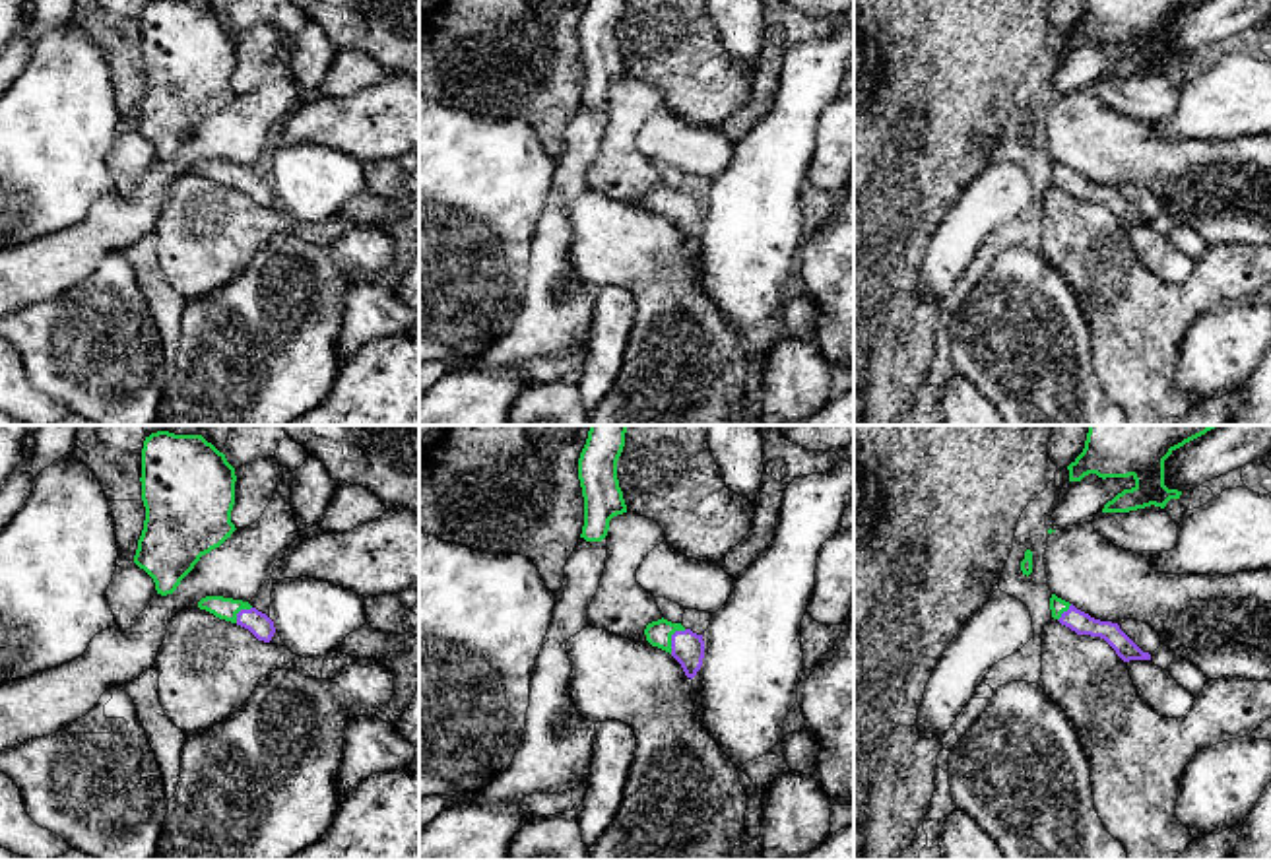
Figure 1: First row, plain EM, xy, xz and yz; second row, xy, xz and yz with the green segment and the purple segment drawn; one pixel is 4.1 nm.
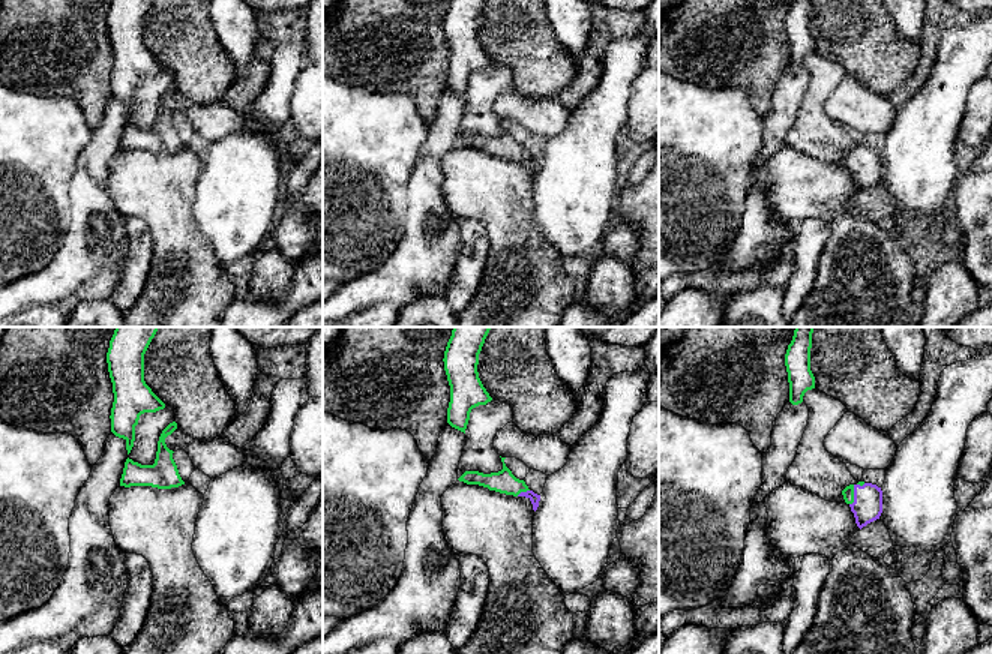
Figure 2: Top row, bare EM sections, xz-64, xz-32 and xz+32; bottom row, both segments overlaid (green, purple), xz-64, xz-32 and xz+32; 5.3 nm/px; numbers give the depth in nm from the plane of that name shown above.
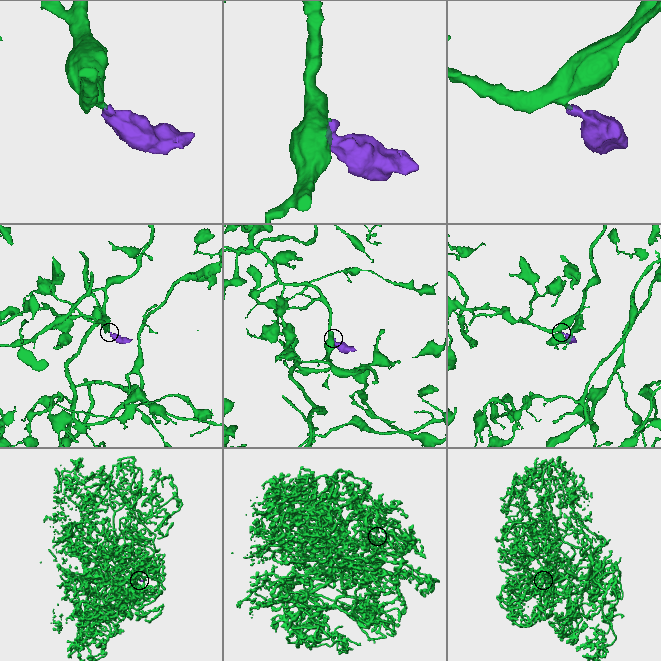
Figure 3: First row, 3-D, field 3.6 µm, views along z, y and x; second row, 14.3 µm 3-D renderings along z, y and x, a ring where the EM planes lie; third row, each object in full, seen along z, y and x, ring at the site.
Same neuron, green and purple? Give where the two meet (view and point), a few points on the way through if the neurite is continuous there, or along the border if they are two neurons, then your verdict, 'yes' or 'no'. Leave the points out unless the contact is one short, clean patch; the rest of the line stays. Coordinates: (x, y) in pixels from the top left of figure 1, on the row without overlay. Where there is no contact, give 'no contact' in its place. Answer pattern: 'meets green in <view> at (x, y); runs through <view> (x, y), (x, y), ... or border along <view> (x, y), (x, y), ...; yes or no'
meets green in xz at (670, 202); runs through xz (658, 198), (670, 202), (687, 212); yes

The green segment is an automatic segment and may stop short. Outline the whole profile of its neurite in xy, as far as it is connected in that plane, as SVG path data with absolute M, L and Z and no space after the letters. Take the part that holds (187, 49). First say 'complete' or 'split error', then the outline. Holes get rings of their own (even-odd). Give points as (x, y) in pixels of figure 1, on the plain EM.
complete; M149 0L142 14L144 95L134 128L155 148L161 161L173 159L202 120L219 113L237 95L231 87L235 70L235 33L202 0Z

